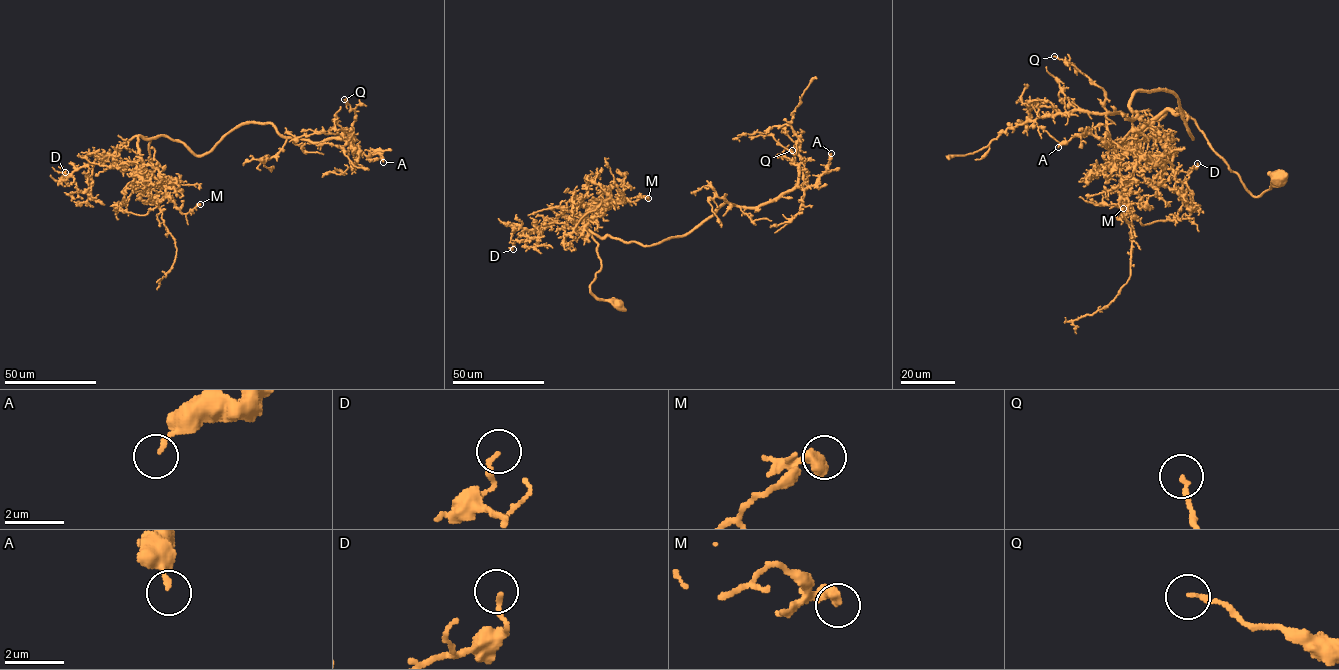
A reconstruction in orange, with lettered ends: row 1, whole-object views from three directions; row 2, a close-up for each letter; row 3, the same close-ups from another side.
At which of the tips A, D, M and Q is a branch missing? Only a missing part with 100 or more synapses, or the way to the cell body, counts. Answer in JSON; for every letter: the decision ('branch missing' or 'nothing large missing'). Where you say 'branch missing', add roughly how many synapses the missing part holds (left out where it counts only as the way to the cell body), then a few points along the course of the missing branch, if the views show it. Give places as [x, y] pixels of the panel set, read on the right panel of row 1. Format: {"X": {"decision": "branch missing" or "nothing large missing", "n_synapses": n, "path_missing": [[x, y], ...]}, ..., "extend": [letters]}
{"A": {"decision": "nothing large missing"}, "D": {"decision": "nothing large missing"}, "M": {"decision": "nothing large missing"}, "Q": {"decision": "nothing large missing"}, "extend": []}

